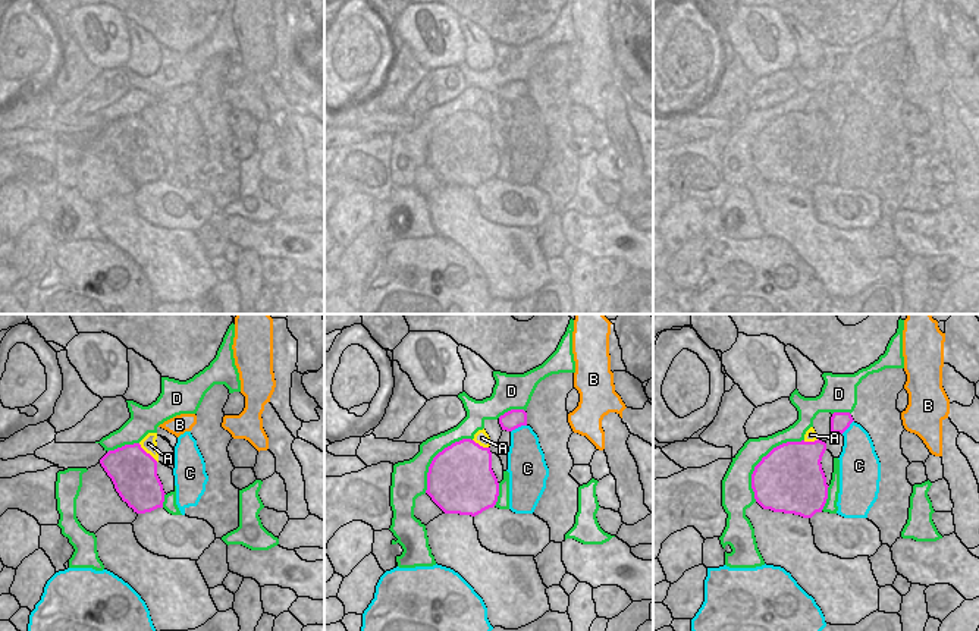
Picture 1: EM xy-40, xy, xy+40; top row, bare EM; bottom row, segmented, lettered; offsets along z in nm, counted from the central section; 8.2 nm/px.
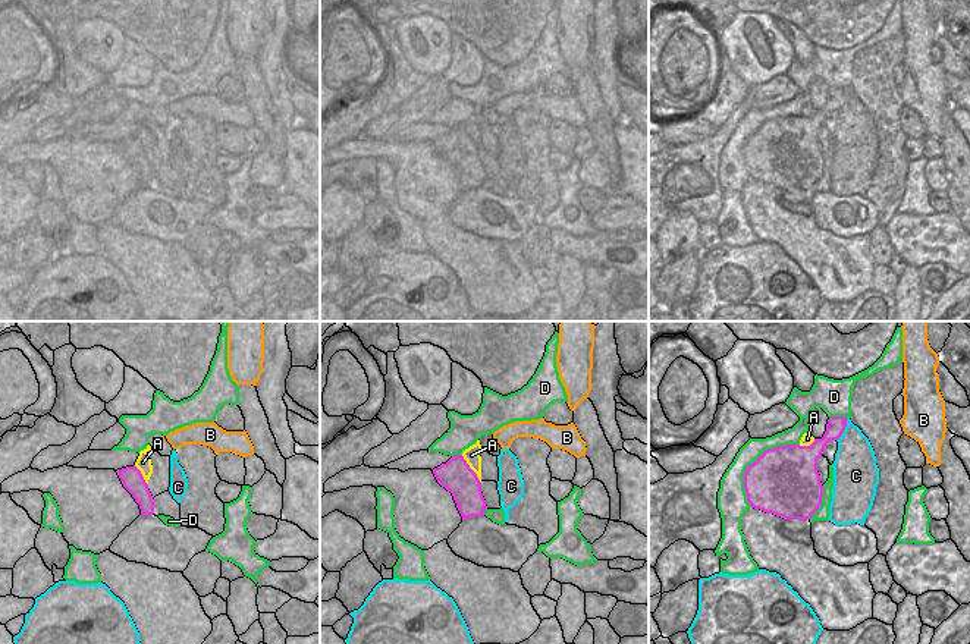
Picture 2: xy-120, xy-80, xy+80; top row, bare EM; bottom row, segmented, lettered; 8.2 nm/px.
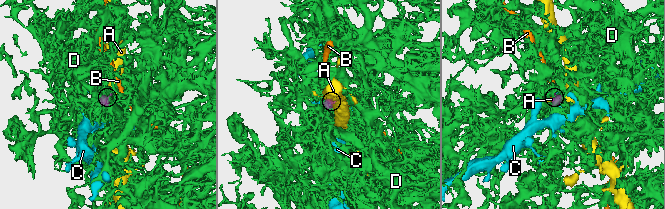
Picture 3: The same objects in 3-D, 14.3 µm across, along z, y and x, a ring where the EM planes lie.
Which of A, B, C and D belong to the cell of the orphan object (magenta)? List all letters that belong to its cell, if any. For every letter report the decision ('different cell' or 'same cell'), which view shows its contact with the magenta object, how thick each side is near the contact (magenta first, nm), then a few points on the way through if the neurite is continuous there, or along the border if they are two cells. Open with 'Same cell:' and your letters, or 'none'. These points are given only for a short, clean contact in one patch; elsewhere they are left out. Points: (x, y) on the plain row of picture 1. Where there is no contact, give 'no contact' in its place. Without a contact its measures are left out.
Same cell: B
A: different cell | xy-40 | 380/130 nm
B: same cell | no contact
C: different cell | xy | 160/280 nm
D: different cell | xy+40 | 500/220 nm

